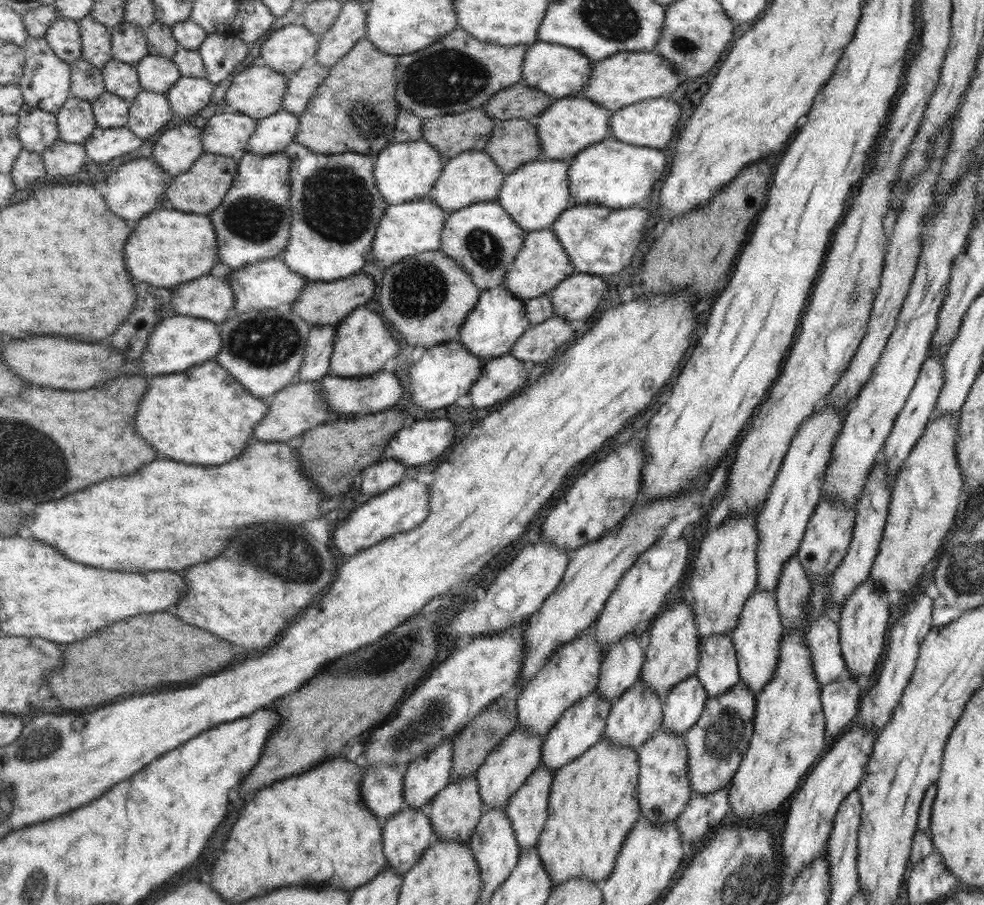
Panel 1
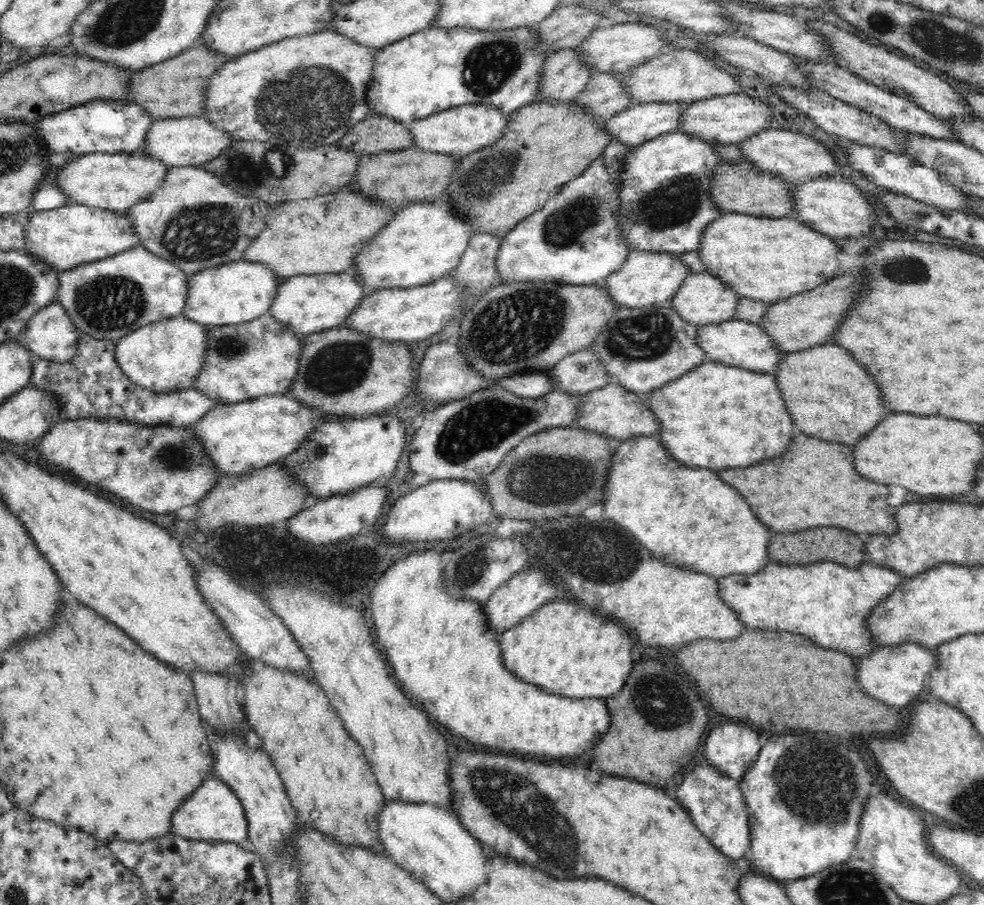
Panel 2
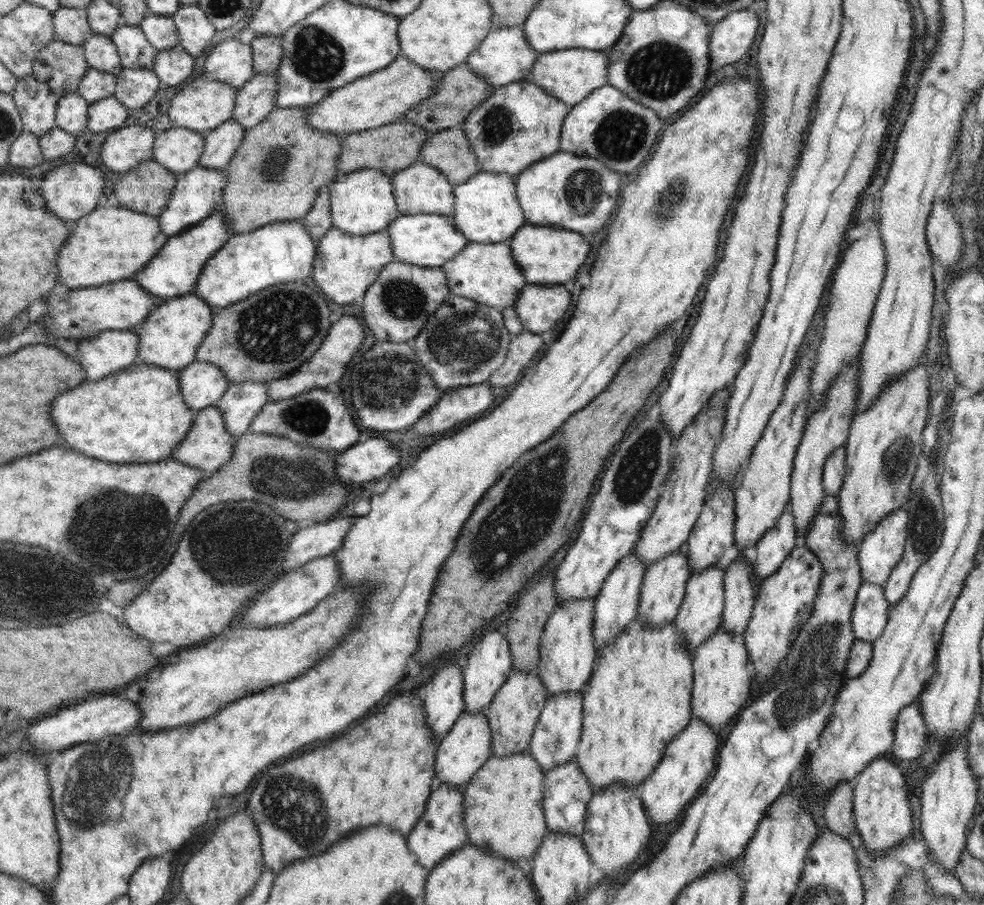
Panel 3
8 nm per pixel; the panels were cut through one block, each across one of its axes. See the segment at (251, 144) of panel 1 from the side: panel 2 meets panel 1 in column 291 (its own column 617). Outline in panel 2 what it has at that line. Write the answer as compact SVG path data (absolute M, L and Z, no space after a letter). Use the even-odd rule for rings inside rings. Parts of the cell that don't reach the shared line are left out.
M644 102L631 104L605 123L612 141L639 147L647 140L673 132L679 128L679 120L685 105L668 102Z

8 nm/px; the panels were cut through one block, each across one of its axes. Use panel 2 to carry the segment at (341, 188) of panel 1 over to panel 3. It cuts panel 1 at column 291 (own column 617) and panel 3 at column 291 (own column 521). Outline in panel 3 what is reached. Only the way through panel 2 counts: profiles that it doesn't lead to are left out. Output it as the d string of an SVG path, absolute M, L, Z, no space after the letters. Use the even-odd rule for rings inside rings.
M300 220L272 222L252 232L232 234L204 265L192 293L214 311L227 308L263 288L304 280L313 272L316 249L317 243Z

